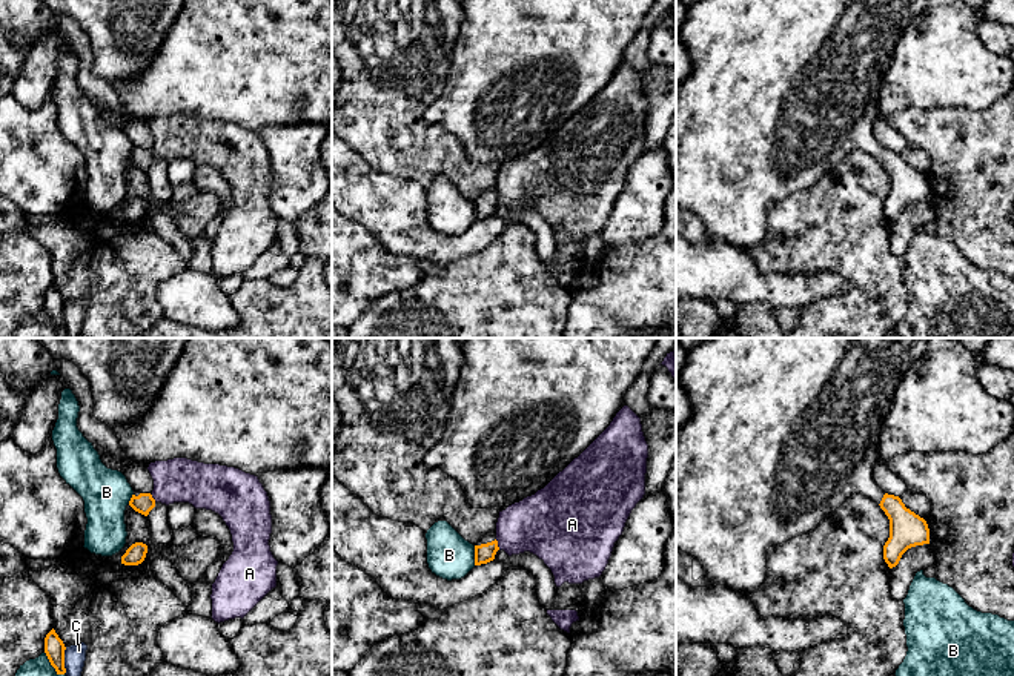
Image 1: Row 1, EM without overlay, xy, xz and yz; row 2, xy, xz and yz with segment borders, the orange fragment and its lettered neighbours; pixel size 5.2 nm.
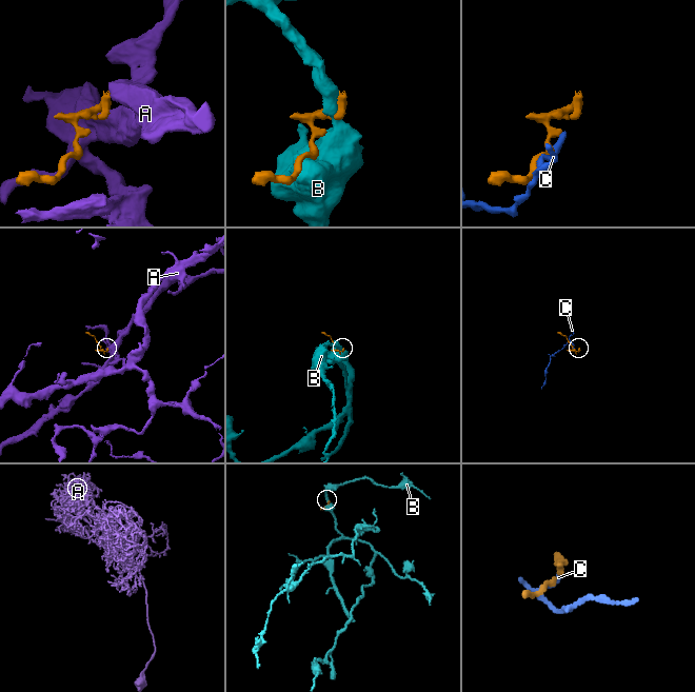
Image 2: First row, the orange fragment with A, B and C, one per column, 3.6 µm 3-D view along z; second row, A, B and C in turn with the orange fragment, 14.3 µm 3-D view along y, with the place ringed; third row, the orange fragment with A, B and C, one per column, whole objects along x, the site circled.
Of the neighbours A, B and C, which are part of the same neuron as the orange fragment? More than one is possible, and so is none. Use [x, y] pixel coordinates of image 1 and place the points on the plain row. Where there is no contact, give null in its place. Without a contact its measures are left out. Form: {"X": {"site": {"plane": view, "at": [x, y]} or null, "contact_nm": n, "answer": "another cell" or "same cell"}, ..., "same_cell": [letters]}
{"A": {"site": {"plane": "xz", "at": [497, 200]}, "contact_nm": 60, "answer": "another cell"}, "B": {"site": {"plane": "xz", "at": [475, 211]}, "contact_nm": 100, "answer": "another cell"}, "C": {"site": {"plane": "xy", "at": [63, 315]}, "contact_nm": 140, "answer": "another cell"}, "same_cell": []}

